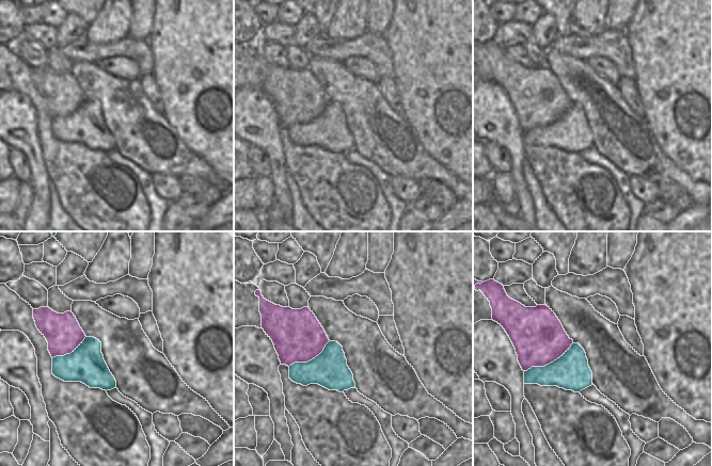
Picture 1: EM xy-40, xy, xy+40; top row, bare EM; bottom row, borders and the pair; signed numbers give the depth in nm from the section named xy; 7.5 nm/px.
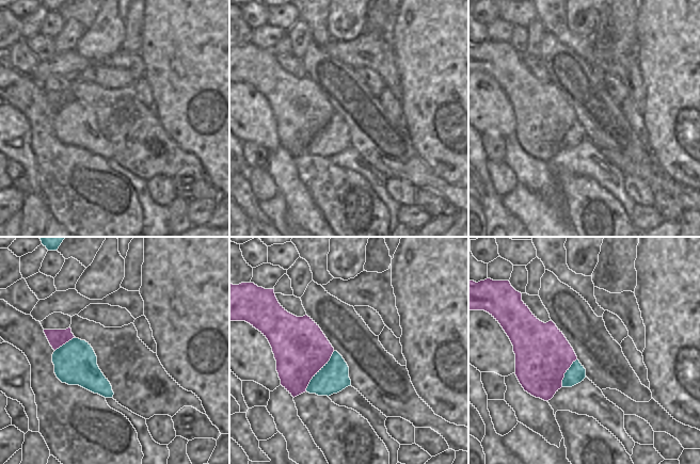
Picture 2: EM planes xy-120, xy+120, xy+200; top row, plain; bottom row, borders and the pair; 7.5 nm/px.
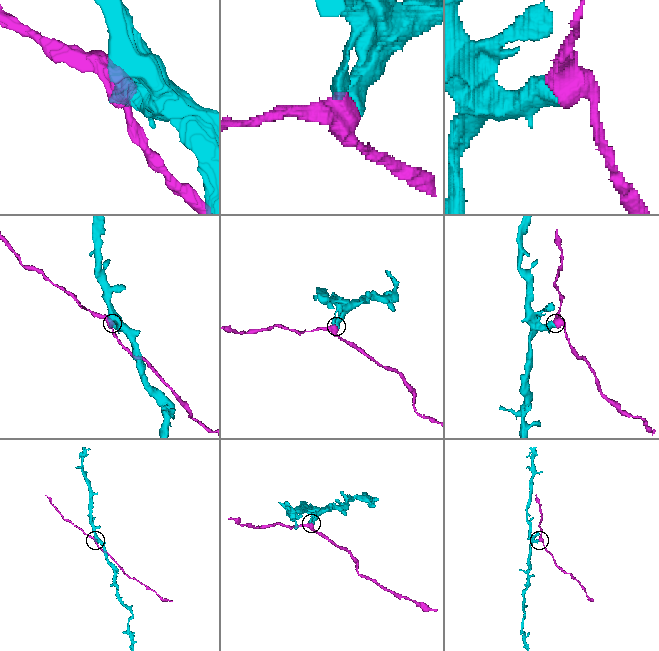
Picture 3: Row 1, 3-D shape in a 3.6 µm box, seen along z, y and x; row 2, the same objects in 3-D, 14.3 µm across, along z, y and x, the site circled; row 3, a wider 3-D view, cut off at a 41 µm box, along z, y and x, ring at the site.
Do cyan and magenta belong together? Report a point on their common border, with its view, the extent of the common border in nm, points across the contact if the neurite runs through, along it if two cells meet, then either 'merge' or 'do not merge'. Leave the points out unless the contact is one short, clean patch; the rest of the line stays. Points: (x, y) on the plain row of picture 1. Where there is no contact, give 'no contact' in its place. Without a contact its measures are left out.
meets cyan in xy+40 at (549, 125); contact 420 nm long; do not merge

